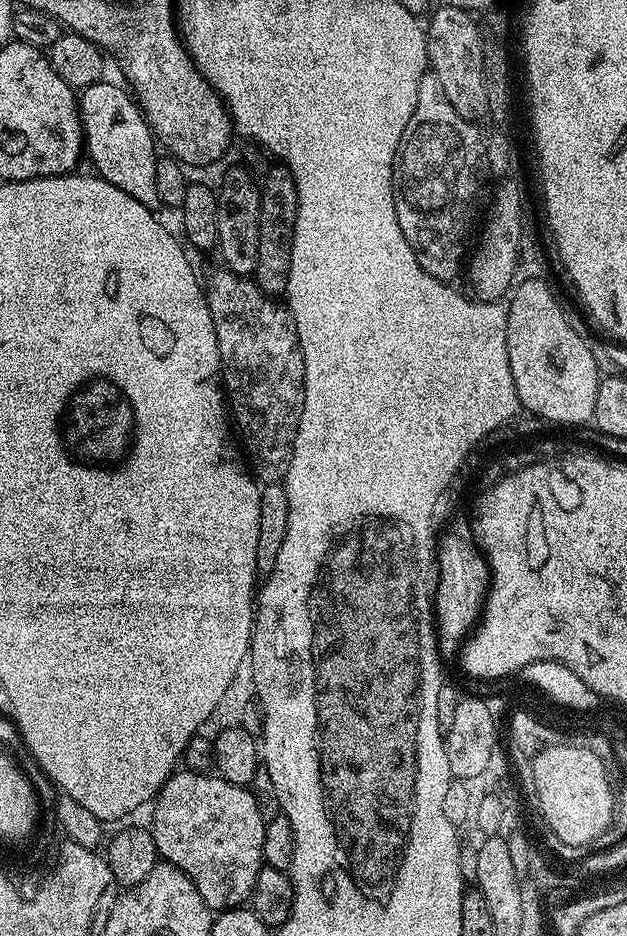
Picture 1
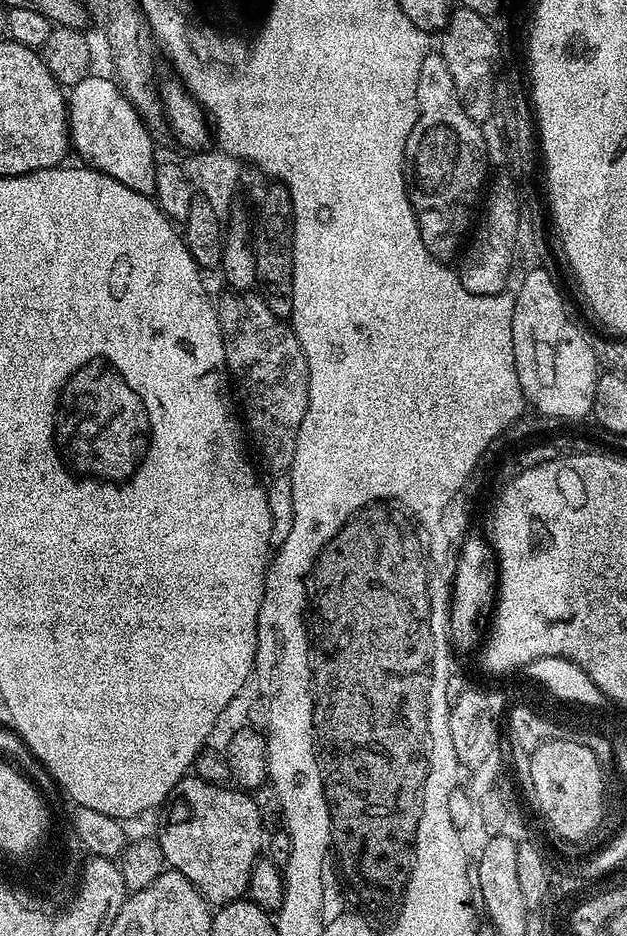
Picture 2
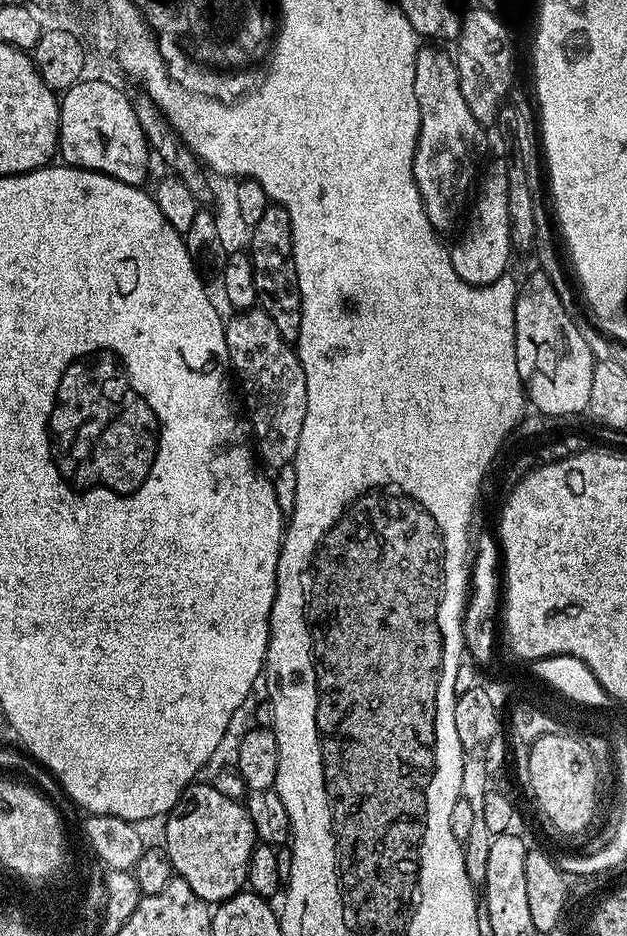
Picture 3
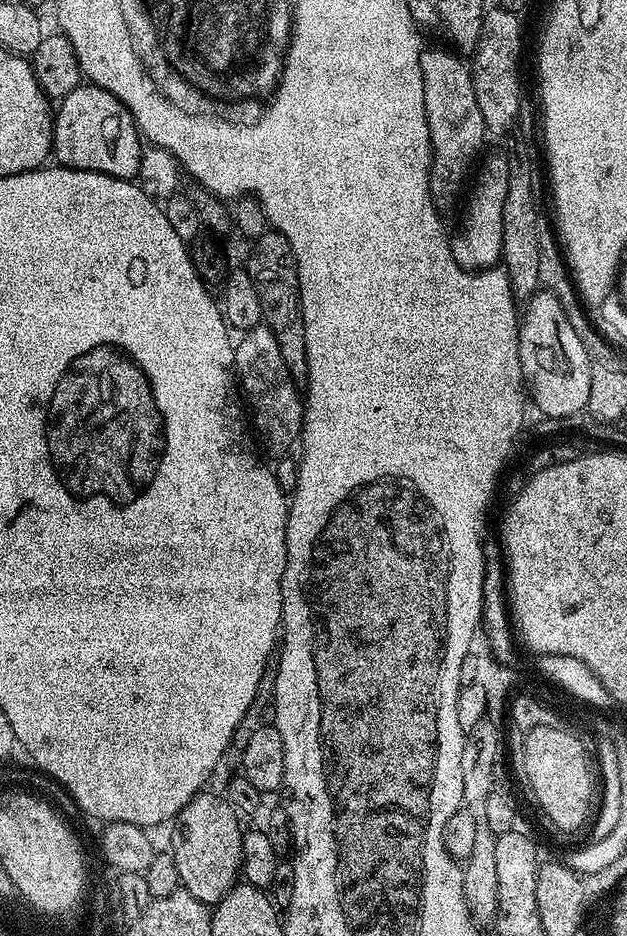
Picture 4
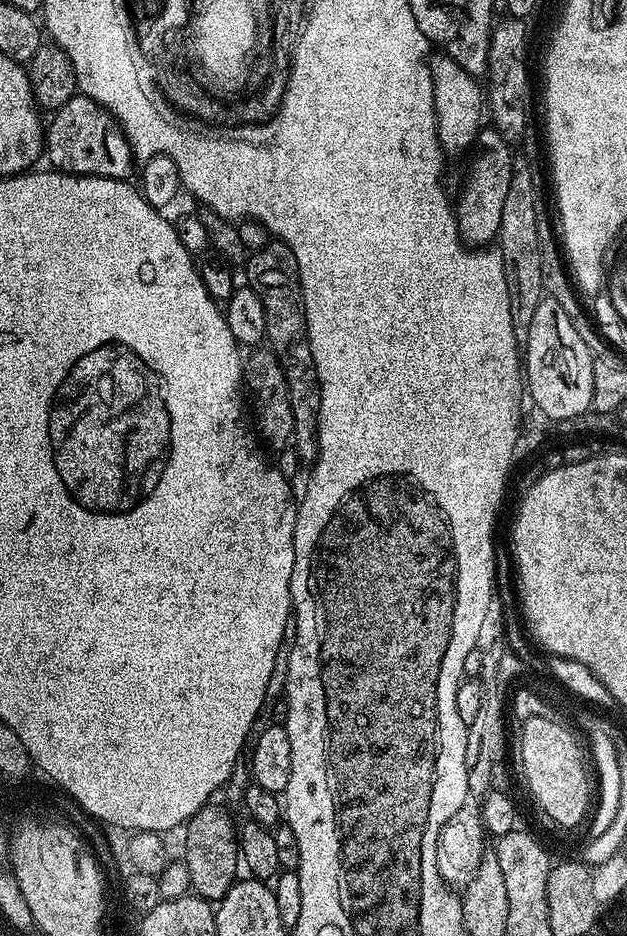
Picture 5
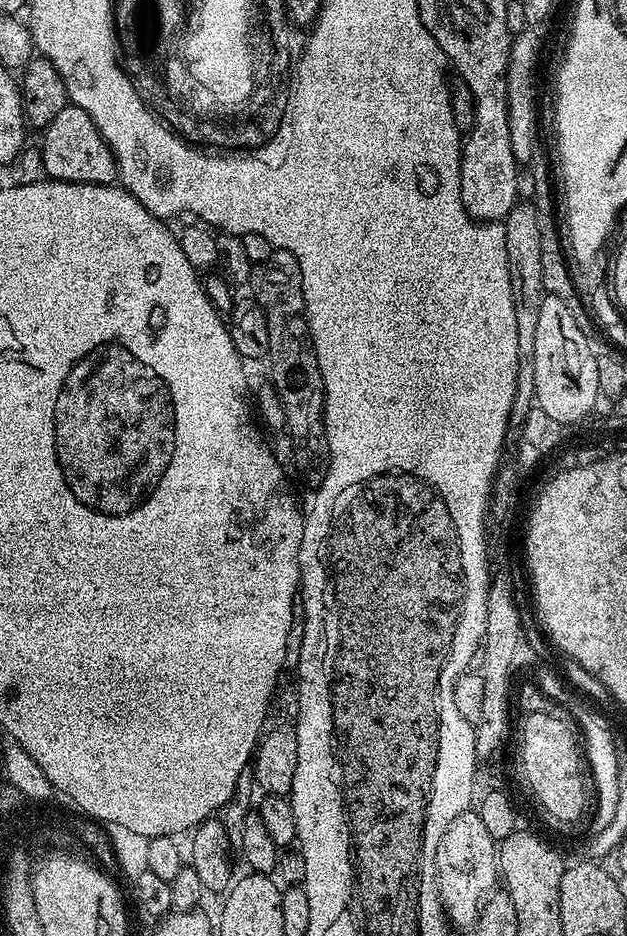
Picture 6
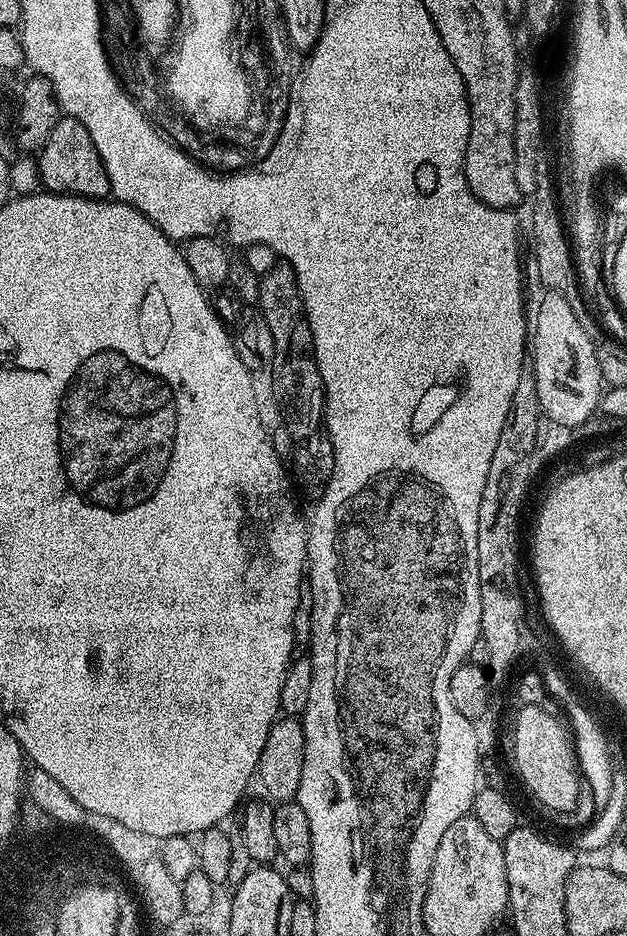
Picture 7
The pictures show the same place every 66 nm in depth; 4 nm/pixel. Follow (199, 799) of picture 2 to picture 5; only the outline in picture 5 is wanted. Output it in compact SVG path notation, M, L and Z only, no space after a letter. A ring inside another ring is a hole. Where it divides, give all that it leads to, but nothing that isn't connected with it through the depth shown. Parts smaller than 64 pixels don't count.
M205 806L195 812L186 825L184 836L184 865L190 870L191 891L209 902L218 902L238 879L236 864L241 863L238 828L220 808Z

